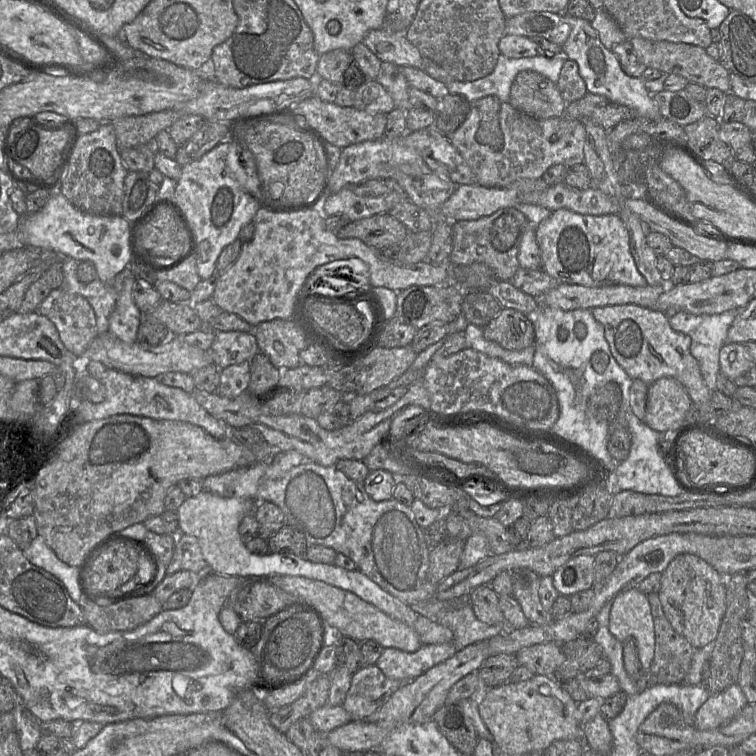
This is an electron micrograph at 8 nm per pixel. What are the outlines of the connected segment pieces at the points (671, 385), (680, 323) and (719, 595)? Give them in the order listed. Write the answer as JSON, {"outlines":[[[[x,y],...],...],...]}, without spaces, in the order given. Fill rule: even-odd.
{"outlines":[[[[660,378],[648,386],[644,423],[658,433],[672,433],[683,421],[693,404],[684,386],[674,378]]],[[[728,310],[714,315],[694,315],[685,311],[666,314],[673,330],[690,337],[690,352],[699,363],[706,386],[710,391],[718,391],[719,353],[727,343],[728,330],[736,311]]],[[[693,554],[676,556],[661,575],[658,596],[673,629],[686,638],[693,648],[714,642],[726,612],[725,577]]]]}

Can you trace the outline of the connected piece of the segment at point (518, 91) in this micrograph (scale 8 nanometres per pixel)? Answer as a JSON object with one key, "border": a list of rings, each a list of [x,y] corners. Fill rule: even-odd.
{"border":[[[530,70],[517,74],[511,85],[508,103],[535,119],[564,116],[567,105],[556,83]]]}

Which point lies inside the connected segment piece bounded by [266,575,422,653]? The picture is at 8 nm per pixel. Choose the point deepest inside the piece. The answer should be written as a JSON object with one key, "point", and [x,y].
{"point":[348,615]}

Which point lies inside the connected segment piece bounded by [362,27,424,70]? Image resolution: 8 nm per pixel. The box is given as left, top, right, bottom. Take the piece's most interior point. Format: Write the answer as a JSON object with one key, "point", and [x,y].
{"point":[389,46]}

